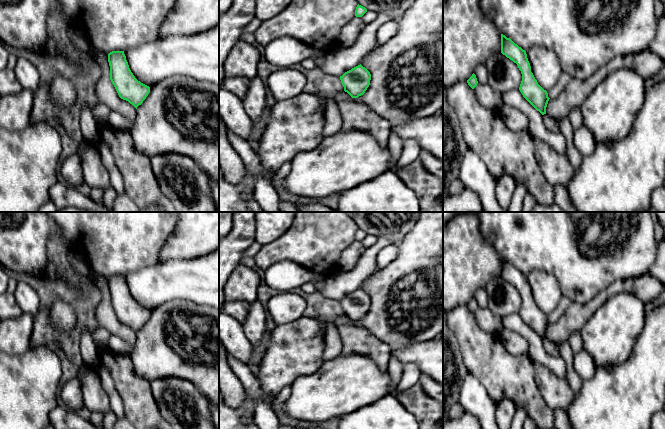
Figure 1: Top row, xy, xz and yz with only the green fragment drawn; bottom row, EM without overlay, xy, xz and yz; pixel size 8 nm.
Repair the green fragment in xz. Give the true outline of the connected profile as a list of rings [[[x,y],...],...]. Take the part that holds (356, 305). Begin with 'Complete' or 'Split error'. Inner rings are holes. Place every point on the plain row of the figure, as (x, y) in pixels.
Complete. [[[361,288],[340,300],[344,315],[352,322],[363,319],[370,309],[371,298]]]

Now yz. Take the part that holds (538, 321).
Complete. [[[501,258],[501,277],[516,287],[521,295],[522,305],[519,314],[523,321],[542,339],[546,338],[546,331],[550,322],[547,315],[538,308],[531,296],[526,275],[510,262]]]

